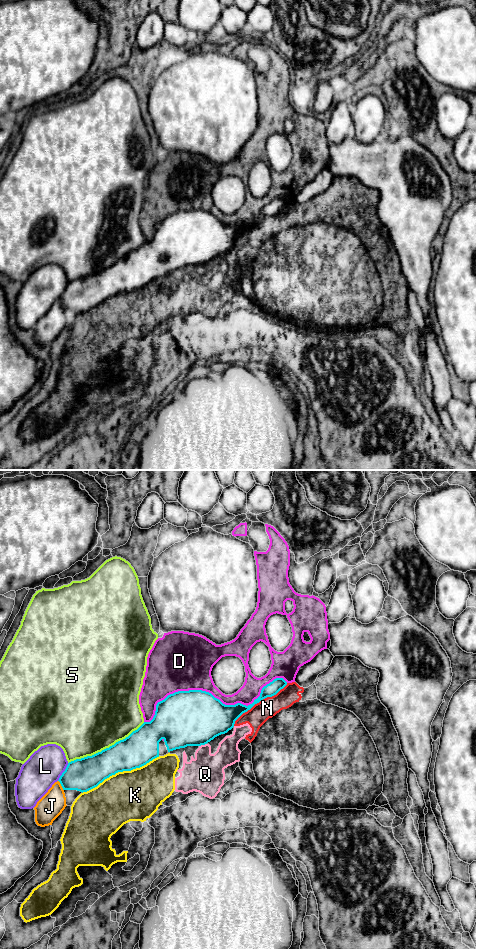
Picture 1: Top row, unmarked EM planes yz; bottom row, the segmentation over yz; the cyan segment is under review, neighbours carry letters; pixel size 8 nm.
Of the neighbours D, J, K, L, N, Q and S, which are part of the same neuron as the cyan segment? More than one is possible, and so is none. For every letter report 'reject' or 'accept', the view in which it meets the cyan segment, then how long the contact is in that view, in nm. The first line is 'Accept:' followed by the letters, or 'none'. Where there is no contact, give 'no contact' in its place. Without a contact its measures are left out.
Accept: none
D: reject; meets cyan in yz; contact 1200 nm long
J: reject; meets cyan in yz; contact 100 nm long
K: reject; meets cyan in yz; contact 700 nm long
L: reject; meets cyan in yz; contact 170 nm long
N: reject; meets cyan in yz; contact 550 nm long
Q: reject; meets cyan in yz; contact 70 nm long
S: reject; meets cyan in yz; contact 700 nm long

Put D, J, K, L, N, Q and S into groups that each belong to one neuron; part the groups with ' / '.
D / J / K N Q / L / S

